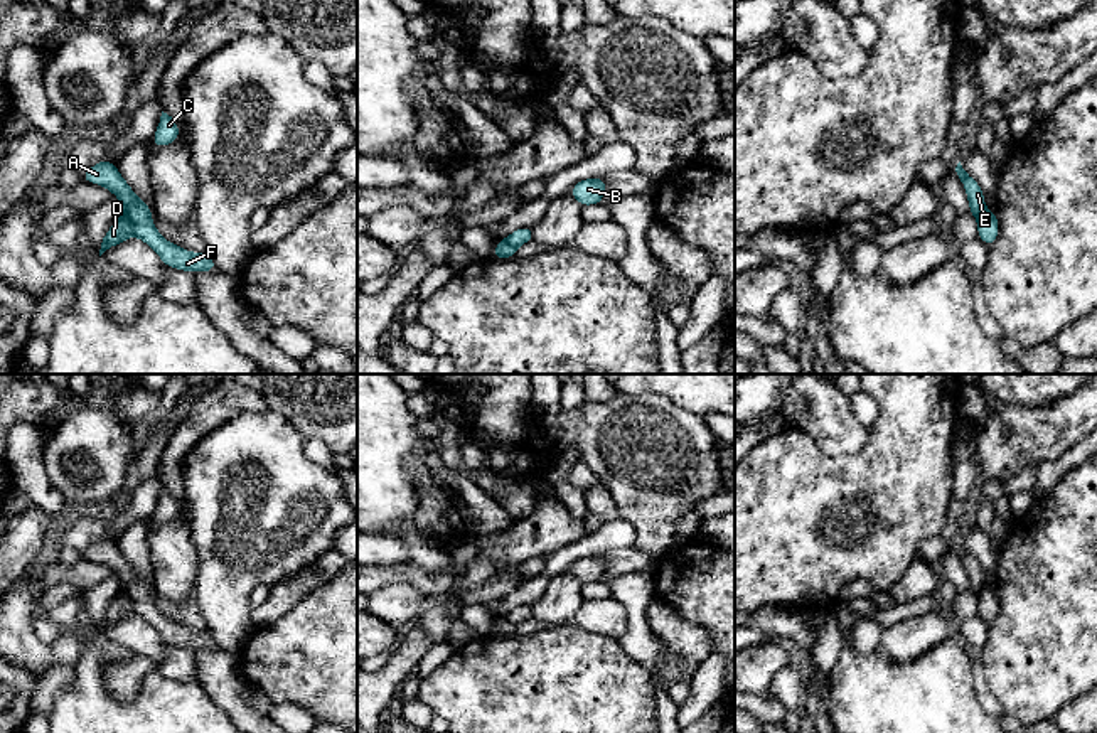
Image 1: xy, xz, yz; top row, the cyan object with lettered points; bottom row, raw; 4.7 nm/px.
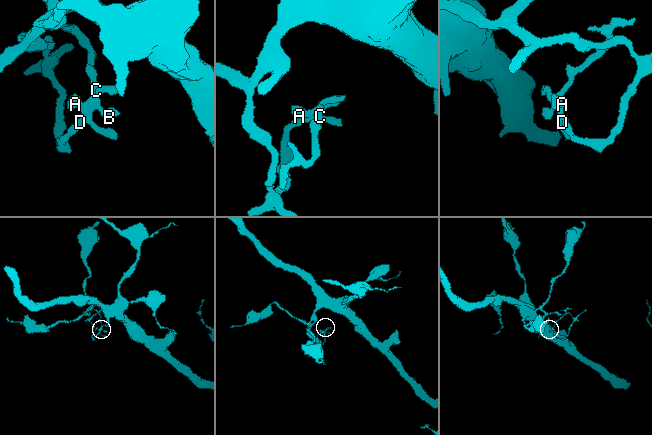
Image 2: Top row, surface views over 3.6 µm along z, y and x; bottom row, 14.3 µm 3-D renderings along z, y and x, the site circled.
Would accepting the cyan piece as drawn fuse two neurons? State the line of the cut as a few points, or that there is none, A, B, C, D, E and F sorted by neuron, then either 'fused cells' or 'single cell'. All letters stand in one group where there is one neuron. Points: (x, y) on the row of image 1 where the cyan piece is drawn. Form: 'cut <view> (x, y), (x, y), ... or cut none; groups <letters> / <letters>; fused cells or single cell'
cut xy (123, 213), (130, 219), (135, 235); groups A B C E F / D; fused cells

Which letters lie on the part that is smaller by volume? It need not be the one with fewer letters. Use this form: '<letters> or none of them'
A, B, C, E, F

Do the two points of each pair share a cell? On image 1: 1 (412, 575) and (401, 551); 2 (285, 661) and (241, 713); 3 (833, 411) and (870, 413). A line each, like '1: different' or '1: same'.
1: different
2: different
3: different

